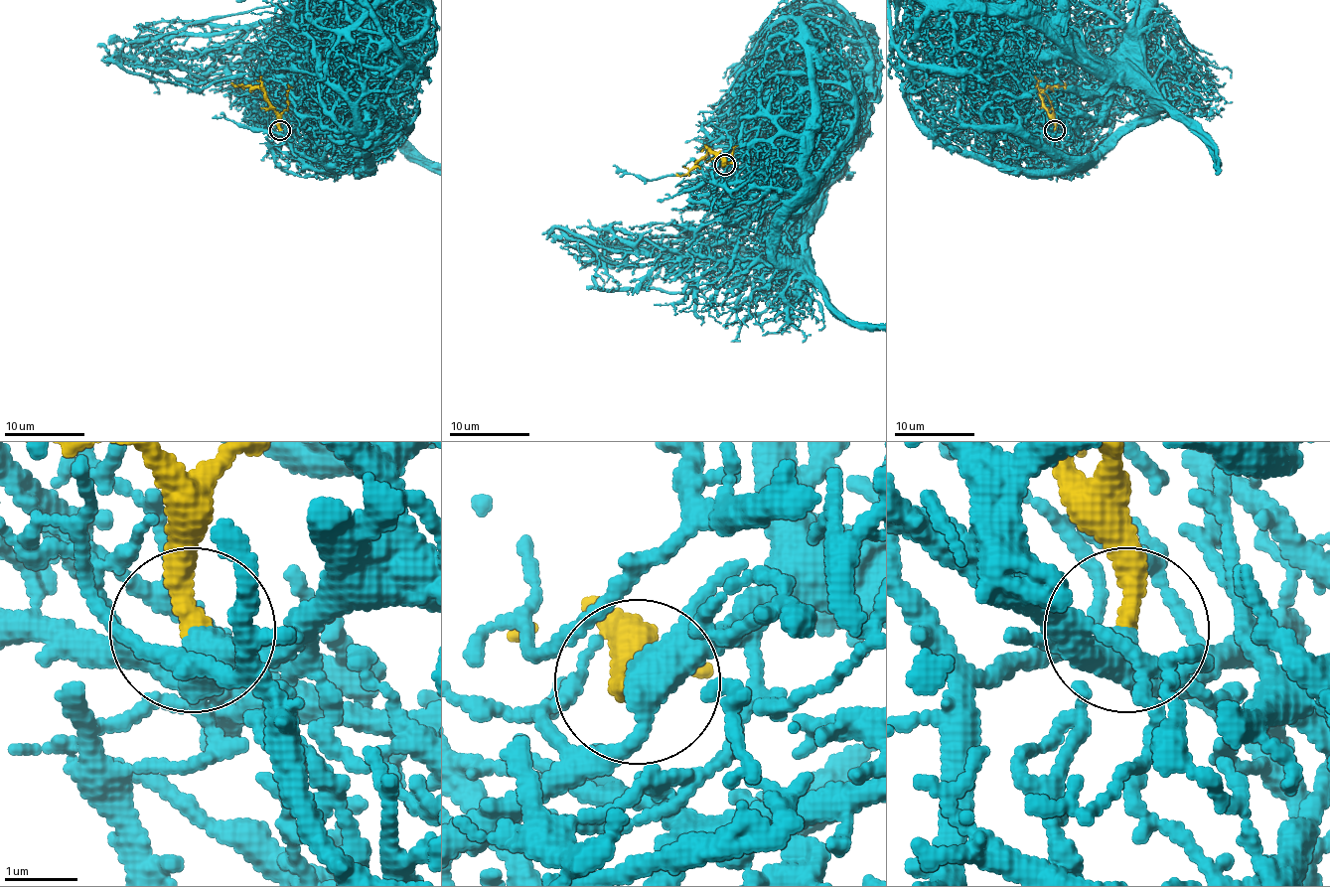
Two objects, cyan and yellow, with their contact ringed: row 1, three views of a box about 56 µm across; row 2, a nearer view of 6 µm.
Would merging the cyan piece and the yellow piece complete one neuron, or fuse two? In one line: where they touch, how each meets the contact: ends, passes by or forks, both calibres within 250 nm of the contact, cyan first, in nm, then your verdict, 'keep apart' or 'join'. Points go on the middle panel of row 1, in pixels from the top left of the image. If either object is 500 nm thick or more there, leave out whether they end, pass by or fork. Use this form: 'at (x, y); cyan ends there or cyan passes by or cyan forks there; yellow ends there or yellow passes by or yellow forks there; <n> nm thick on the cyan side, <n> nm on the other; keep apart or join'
at (724, 165); cyan passes by; yellow ends there; 400 nm thick on the cyan side, 300 nm on the other; join

